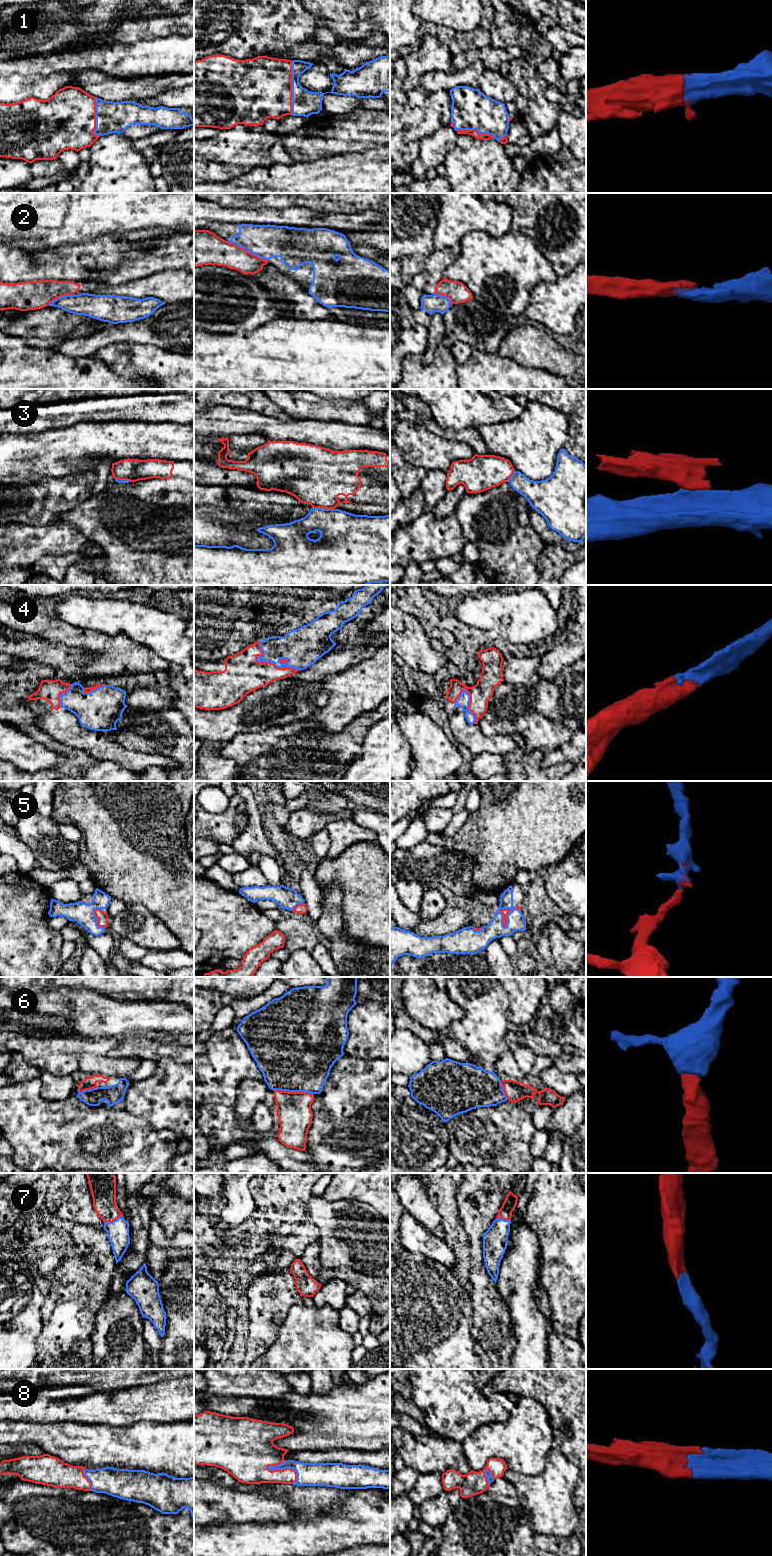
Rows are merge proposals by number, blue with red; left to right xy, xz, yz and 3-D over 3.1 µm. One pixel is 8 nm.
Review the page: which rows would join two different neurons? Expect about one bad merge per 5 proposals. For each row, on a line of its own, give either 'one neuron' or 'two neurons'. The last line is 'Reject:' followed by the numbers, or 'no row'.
1: one neuron
2: two neurons
3: two neurons
4: one neuron
5: one neuron
6: one neuron
7: one neuron
8: one neuron
Reject: 2, 3

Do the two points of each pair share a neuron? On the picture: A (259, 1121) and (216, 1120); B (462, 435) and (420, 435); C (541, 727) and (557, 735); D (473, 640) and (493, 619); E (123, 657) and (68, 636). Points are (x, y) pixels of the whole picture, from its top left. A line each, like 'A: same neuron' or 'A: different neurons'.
A: different neurons
B: different neurons
C: same neuron
D: different neurons
E: same neuron

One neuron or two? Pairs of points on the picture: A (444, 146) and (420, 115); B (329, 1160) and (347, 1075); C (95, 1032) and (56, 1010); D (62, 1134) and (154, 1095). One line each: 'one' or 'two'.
A: two
B: one
C: two
D: two

